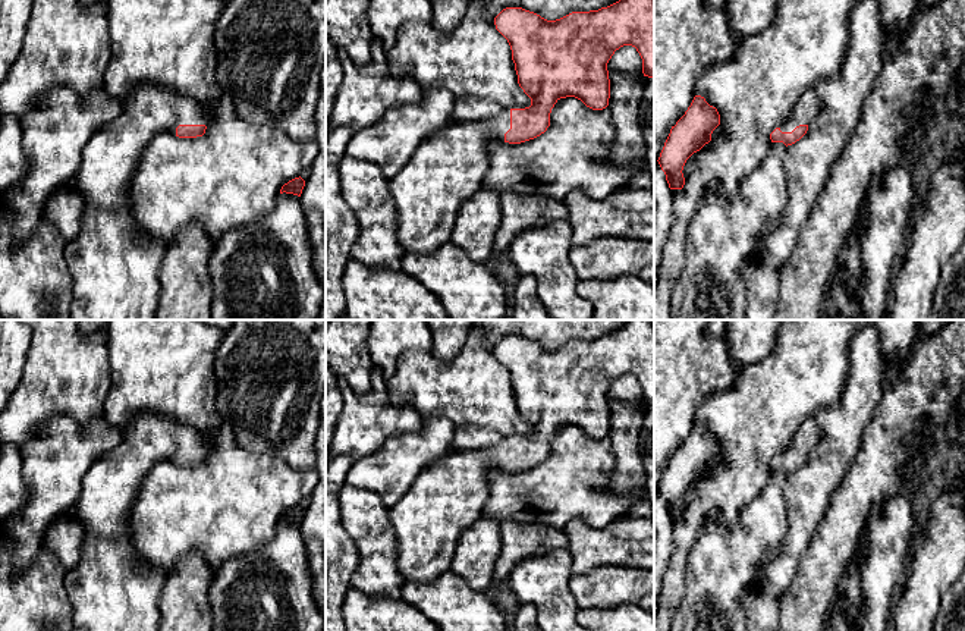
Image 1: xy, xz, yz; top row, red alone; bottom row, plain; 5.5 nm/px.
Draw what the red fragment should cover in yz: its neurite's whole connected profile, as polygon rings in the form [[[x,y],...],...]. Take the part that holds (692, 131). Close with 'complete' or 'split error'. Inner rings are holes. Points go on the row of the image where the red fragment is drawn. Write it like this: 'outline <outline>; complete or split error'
outline [[[695,95],[685,114],[672,126],[670,134],[658,157],[658,164],[666,175],[670,189],[682,189],[685,185],[683,166],[686,160],[711,141],[713,131],[720,125],[720,114],[704,97]]]; complete

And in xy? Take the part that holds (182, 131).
outline [[[142,84],[120,101],[119,116],[98,129],[84,148],[72,182],[84,195],[87,208],[81,233],[63,249],[73,279],[70,320],[155,320],[158,271],[167,244],[151,232],[145,239],[138,235],[142,226],[132,214],[128,189],[141,153],[153,138],[158,134],[197,138],[207,129],[207,116],[192,98],[157,84]]]; split error

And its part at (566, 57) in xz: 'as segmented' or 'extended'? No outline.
extended

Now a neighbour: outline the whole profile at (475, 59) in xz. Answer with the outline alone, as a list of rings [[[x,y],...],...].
[[[471,0],[458,28],[441,34],[431,23],[412,21],[387,53],[395,75],[408,72],[422,90],[440,87],[455,98],[487,98],[504,110],[525,109],[531,98],[518,84],[507,40],[487,16],[481,0]]]

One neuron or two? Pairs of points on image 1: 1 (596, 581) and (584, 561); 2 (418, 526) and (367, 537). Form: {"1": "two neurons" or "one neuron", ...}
{"1": "two neurons", "2": "two neurons"}

